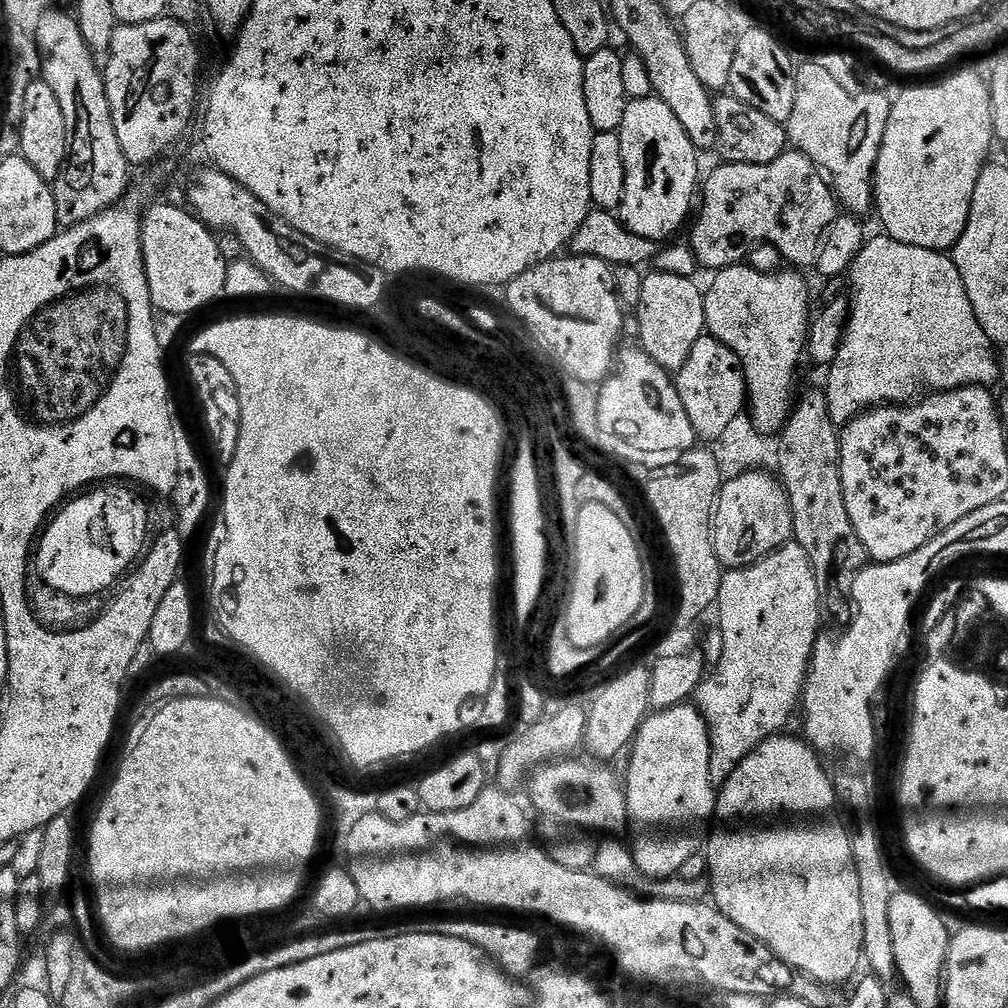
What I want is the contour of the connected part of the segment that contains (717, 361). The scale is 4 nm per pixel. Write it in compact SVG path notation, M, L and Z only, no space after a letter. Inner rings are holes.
M705 334L698 338L698 342L694 342L694 350L690 350L686 366L675 373L674 383L678 398L682 398L682 406L686 406L690 426L694 426L701 441L711 442L718 438L718 434L723 433L725 427L745 411L748 387L742 366L734 350L713 336Z

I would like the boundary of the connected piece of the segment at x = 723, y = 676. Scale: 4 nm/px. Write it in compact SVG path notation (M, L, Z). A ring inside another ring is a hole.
M795 542L783 544L778 550L774 550L768 556L764 556L758 562L754 562L745 568L734 568L724 572L724 577L720 583L720 661L716 664L716 669L709 671L696 689L694 703L704 716L708 724L710 734L710 782L714 786L724 784L726 778L730 776L737 765L742 763L763 740L783 733L788 724L788 719L792 716L792 711L797 711L804 694L804 680L808 677L808 664L812 661L812 650L816 645L816 637L821 635L822 613L820 611L820 595L818 594L818 582L812 569L810 558L806 558L806 550Z

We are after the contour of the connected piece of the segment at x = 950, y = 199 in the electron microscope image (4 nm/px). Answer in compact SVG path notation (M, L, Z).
M956 72L953 76L945 75L941 84L928 84L925 88L908 88L900 97L892 100L892 113L886 126L884 141L878 154L878 162L874 173L874 212L880 215L884 223L883 231L888 234L902 234L902 239L910 246L922 246L926 250L935 252L948 252L962 238L962 230L966 230L967 219L970 218L971 199L974 196L974 188L978 183L980 172L989 163L988 151L994 145L994 137L991 126L991 94L989 81L984 76L980 77L976 72Z

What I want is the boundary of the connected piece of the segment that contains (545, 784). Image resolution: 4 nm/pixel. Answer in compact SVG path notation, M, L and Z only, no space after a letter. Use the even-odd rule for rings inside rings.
M564 758L559 762L549 762L536 768L531 773L530 785L532 784L532 804L544 816L552 820L561 820L564 824L577 824L577 829L593 828L602 834L627 833L630 825L628 823L628 798L625 785L616 777L611 763L600 758L588 758L592 760L576 760L577 758Z

